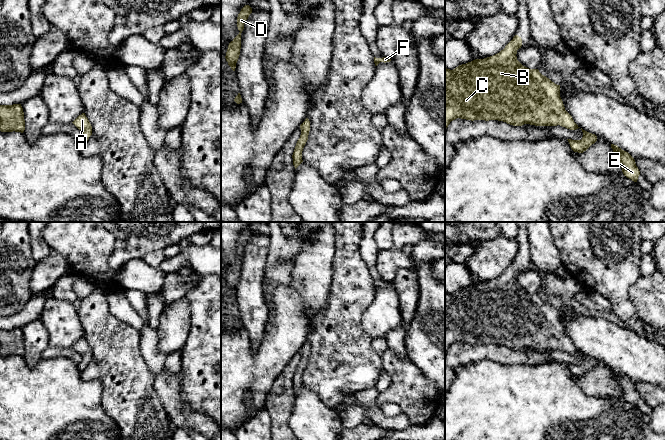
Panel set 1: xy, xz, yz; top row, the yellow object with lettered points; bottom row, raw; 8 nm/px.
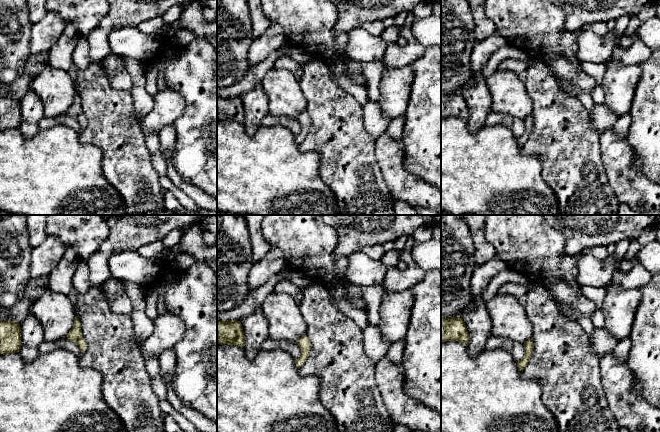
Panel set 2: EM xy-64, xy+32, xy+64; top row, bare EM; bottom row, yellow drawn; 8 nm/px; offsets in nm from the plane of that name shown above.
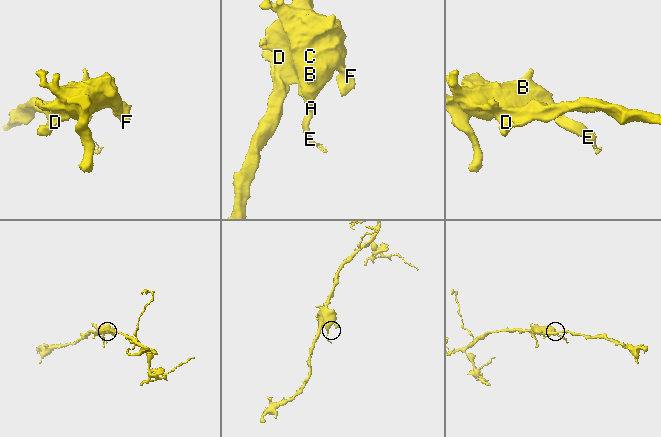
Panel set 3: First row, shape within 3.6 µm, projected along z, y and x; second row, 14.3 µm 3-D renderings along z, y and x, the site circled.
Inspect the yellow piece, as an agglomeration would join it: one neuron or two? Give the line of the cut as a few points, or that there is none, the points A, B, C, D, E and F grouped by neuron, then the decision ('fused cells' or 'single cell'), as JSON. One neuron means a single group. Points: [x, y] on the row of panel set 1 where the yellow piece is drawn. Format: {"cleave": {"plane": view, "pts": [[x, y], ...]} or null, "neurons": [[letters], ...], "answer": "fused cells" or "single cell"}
{"cleave": null, "neurons": [["A", "B", "C", "D", "E", "F"]], "answer": "single cell"}

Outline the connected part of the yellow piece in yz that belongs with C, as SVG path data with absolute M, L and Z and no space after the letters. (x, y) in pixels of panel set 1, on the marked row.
M515 35L499 53L475 59L459 65L453 70L445 68L445 129L451 121L461 118L466 120L498 120L513 126L530 124L535 126L560 125L570 130L580 128L572 116L565 110L560 97L560 85L542 75L538 69L529 69L517 60L517 50L522 46L522 39Z

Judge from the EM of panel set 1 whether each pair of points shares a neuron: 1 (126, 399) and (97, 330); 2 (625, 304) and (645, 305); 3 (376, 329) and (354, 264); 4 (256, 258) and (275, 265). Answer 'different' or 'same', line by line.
1: same
2: different
3: different
4: different

